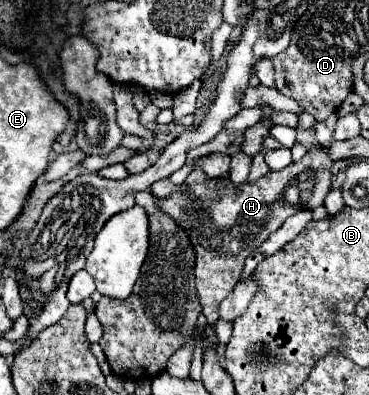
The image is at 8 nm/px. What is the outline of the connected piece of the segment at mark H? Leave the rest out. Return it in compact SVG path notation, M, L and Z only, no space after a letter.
M314 147L300 163L292 163L282 171L268 171L258 181L242 183L238 189L230 179L218 181L218 197L212 195L210 179L204 179L200 183L184 183L184 191L156 201L162 213L182 225L196 251L196 291L208 325L214 327L220 319L218 305L238 283L246 257L290 215L324 205L324 199L332 189L330 169L332 161L328 151Z

